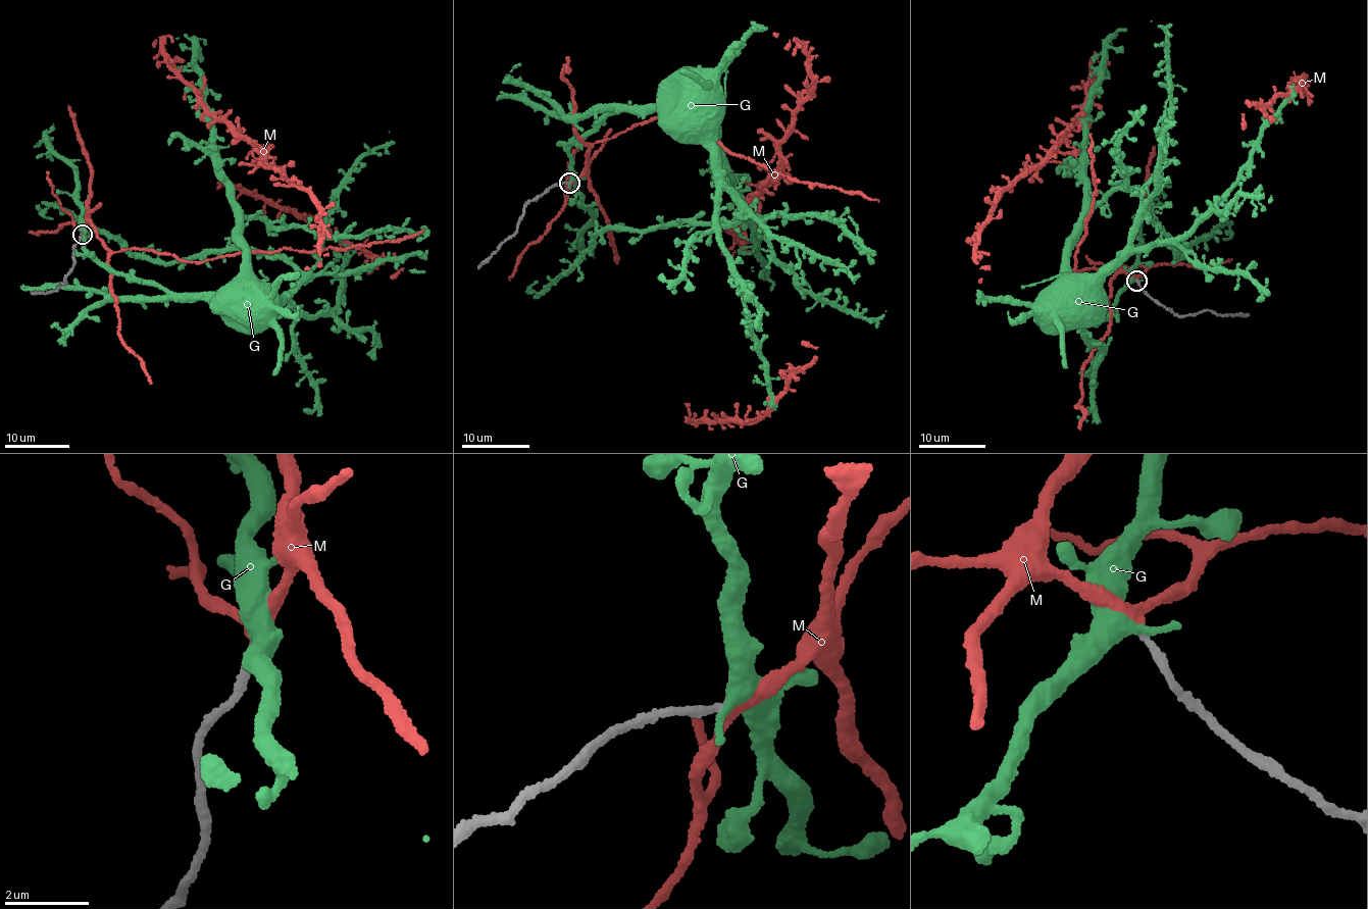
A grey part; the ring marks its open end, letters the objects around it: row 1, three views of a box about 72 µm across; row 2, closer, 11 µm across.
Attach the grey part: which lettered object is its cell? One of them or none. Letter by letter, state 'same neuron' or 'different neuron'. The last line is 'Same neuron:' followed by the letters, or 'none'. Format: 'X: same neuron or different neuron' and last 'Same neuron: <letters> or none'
G: different neuron
M: same neuron
Same neuron: M

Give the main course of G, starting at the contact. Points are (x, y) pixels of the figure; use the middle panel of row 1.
G: (569, 183), (574, 141), (620, 109), (657, 107), (708, 144), (742, 214), (599, 232), (538, 292), (537, 281)

